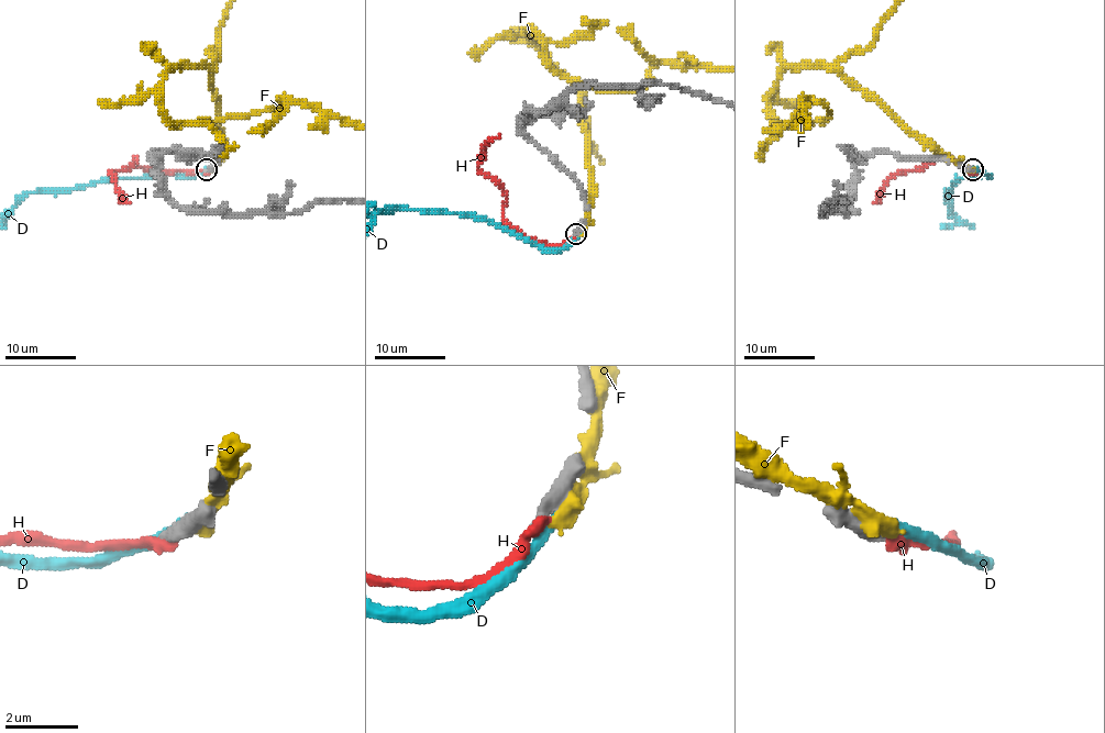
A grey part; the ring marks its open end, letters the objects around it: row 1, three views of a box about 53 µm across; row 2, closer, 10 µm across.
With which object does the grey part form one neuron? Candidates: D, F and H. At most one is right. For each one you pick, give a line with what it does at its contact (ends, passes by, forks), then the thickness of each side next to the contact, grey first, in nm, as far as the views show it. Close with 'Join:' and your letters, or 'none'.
Join: none

